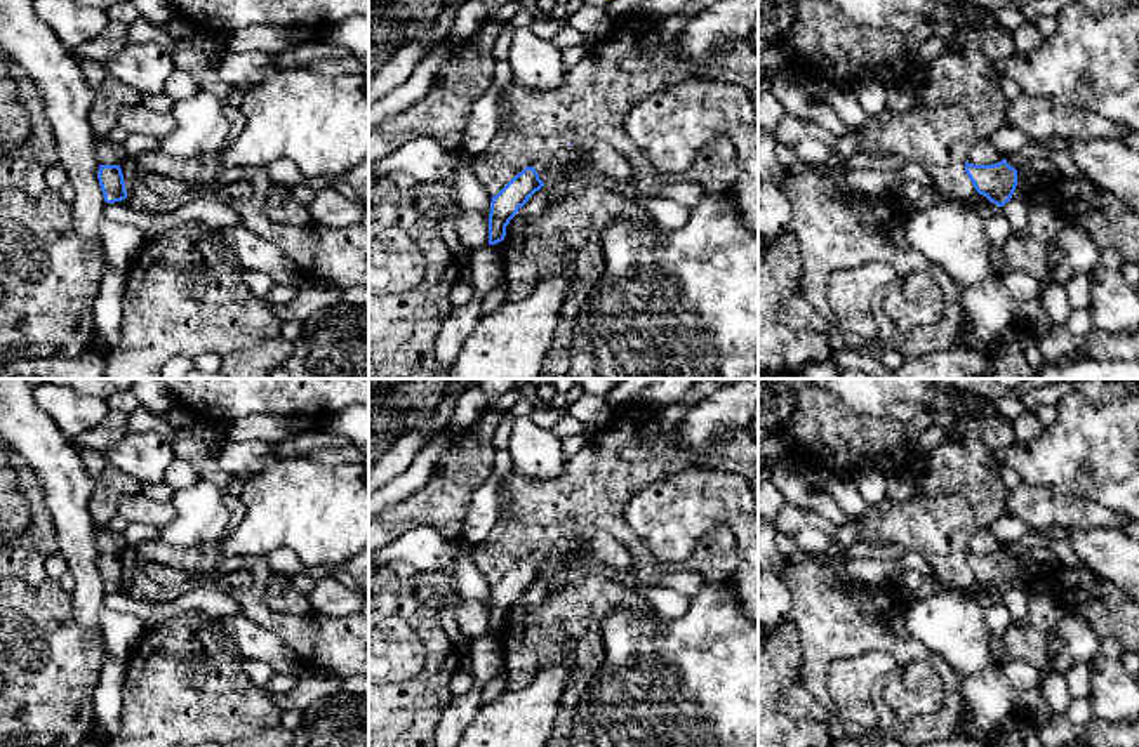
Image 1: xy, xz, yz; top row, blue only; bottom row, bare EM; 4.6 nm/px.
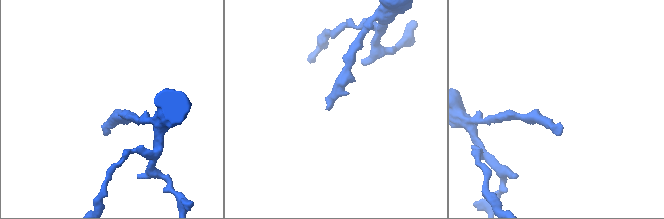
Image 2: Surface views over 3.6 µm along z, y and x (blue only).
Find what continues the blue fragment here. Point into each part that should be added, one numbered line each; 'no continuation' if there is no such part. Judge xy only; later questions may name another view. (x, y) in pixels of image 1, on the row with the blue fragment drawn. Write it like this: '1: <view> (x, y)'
no continuation

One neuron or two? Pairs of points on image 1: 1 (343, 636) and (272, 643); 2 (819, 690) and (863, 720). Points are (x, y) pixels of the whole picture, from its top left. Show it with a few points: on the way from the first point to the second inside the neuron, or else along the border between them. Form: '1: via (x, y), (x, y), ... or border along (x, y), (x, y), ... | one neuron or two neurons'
1: border along (247, 619), (270, 629), (305, 667) | two neurons
2: border along (840, 657), (828, 669), (828, 695), (833, 707) | two neurons

